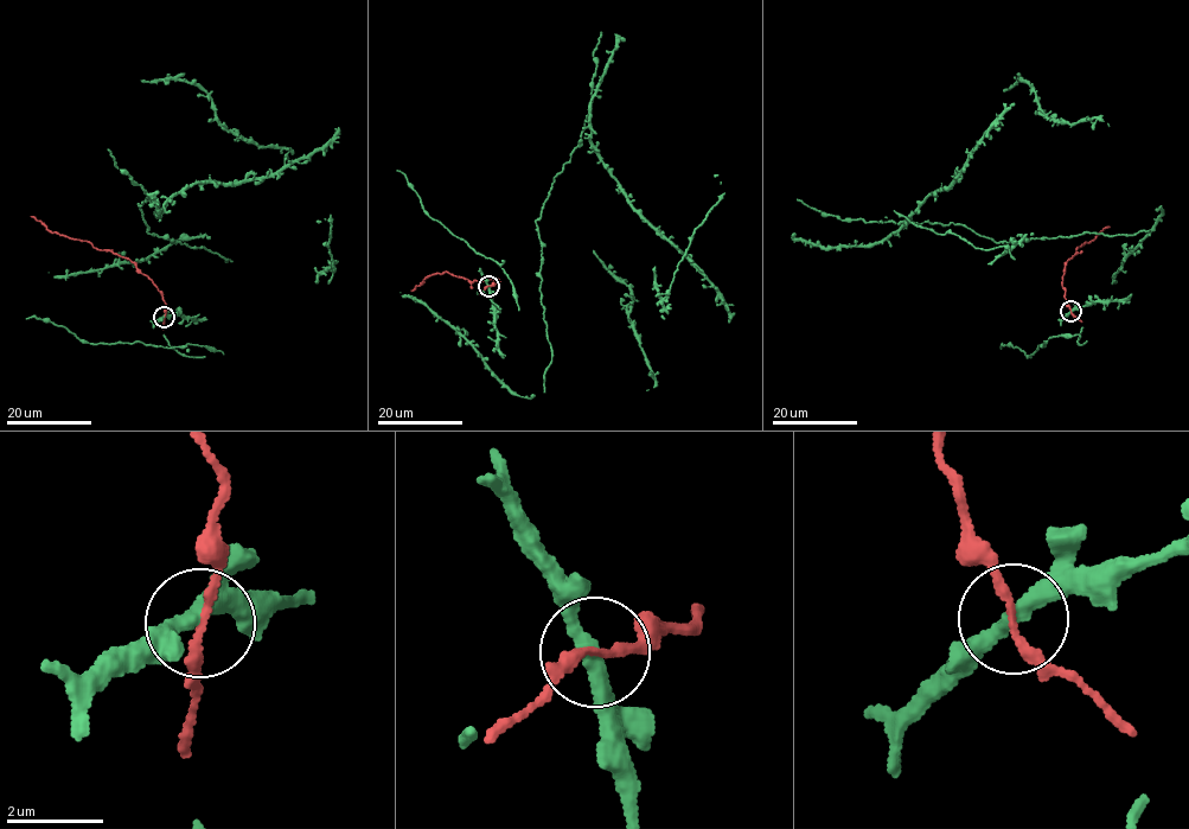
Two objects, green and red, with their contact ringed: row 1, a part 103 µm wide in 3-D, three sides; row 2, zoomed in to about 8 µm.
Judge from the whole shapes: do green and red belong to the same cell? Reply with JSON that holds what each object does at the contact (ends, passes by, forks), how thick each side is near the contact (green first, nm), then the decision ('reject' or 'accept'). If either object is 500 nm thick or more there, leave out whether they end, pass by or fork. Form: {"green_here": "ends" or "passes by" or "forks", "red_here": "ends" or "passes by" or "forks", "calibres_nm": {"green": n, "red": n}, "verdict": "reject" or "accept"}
{"green_here": "passes by", "red_here": "passes by", "calibres_nm": {"green": 320, "red": 180}, "verdict": "accept"}

